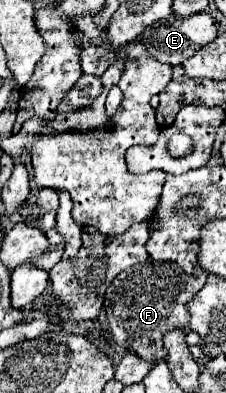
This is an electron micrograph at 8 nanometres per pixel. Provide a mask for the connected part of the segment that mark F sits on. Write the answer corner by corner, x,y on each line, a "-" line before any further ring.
144,261
138,263
126,271
122,271
106,289
104,297
104,311
110,321
112,339
128,349
130,353
136,353
144,361
160,361
168,355
162,337
168,329
186,327
190,321
186,303
190,303
196,295
196,291
202,289
206,283
208,273
198,271
194,277
188,277
182,273
180,265
170,261

